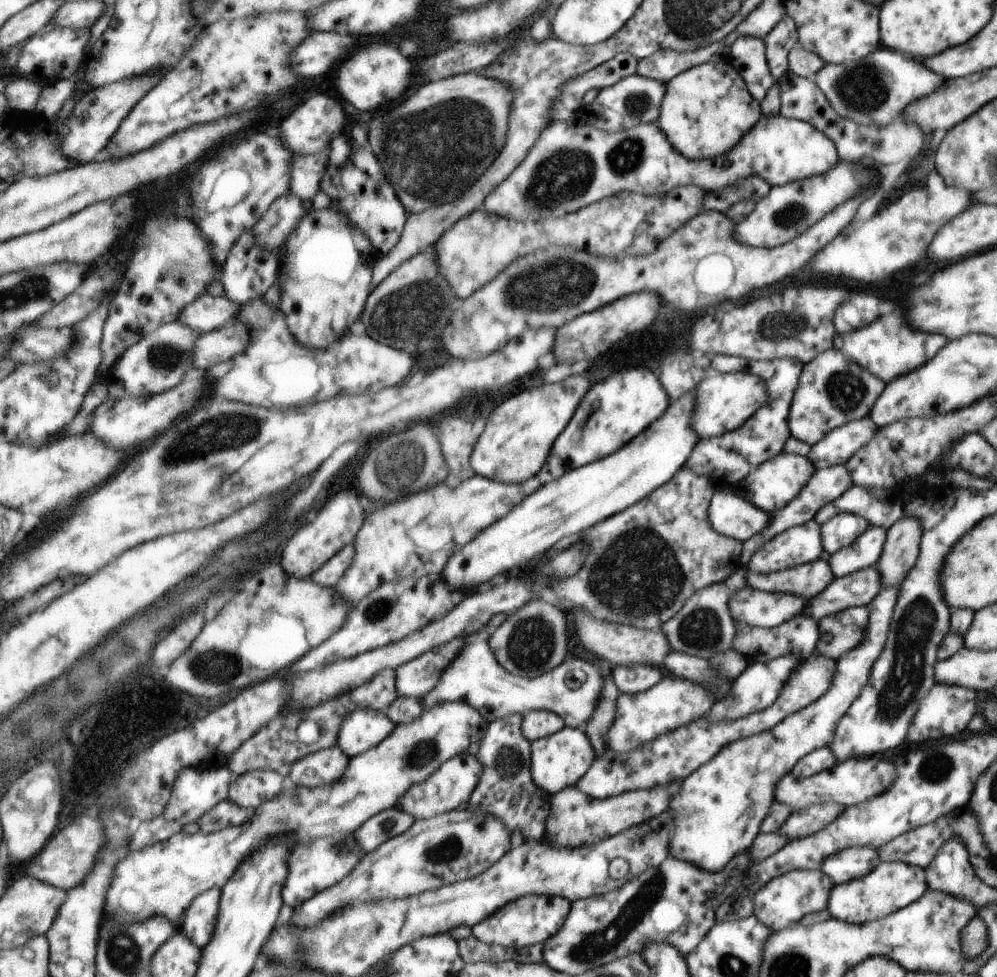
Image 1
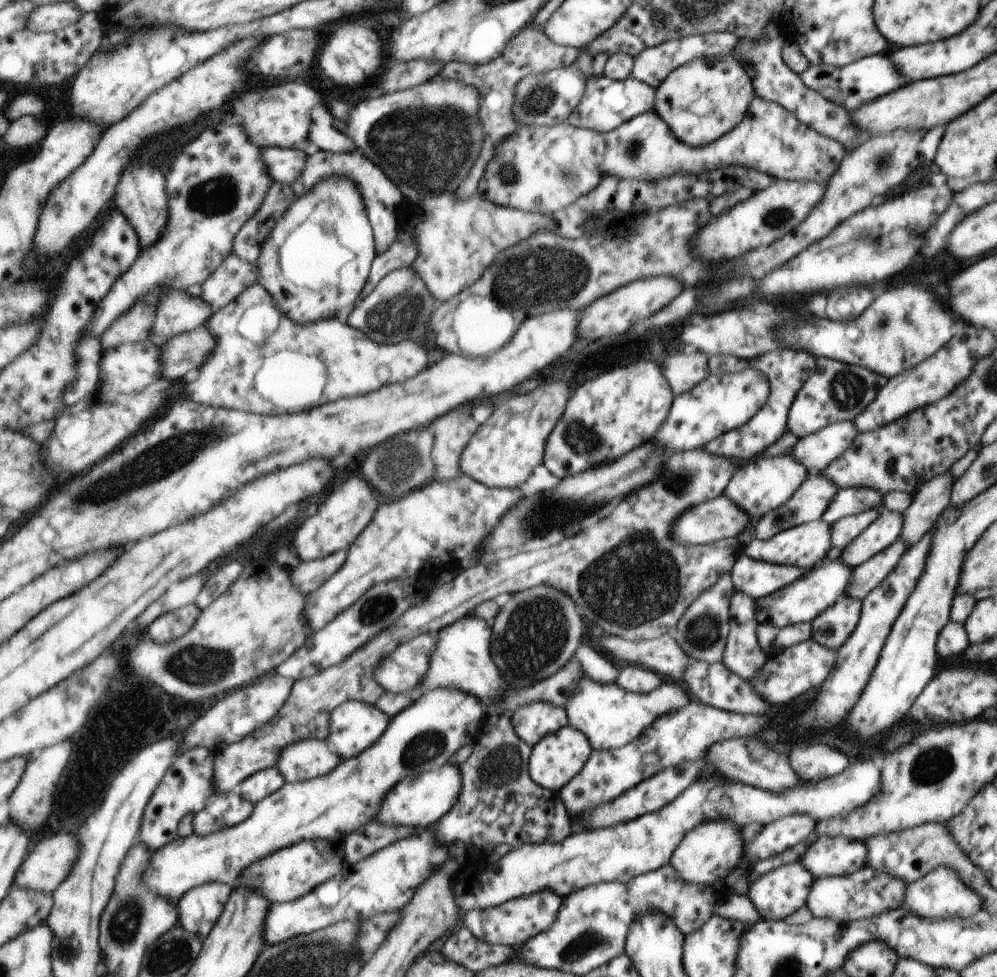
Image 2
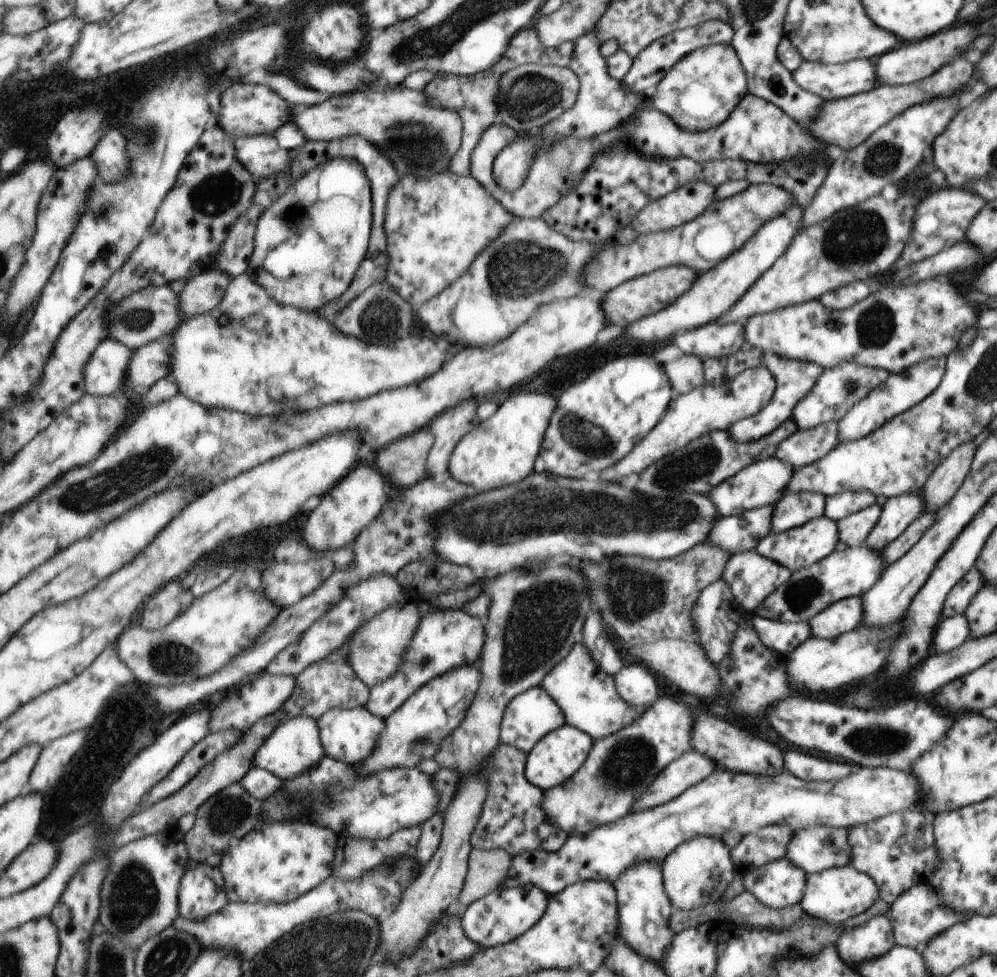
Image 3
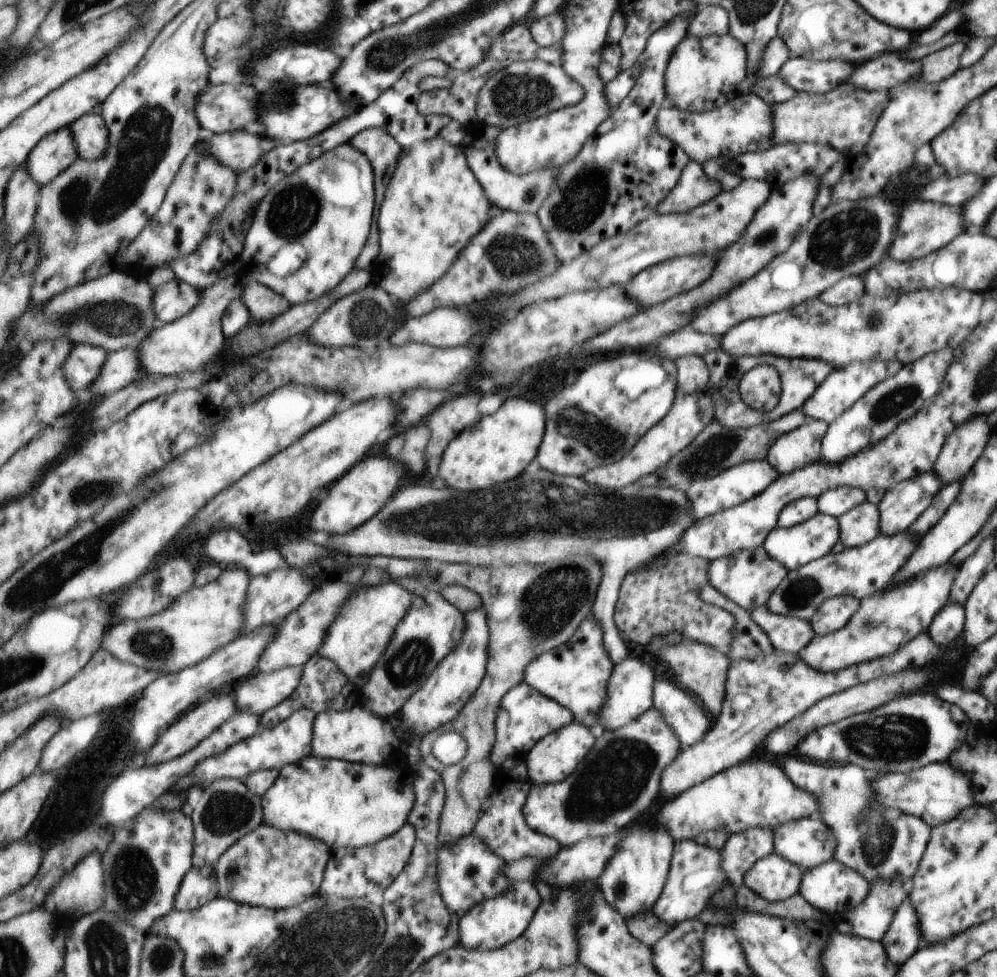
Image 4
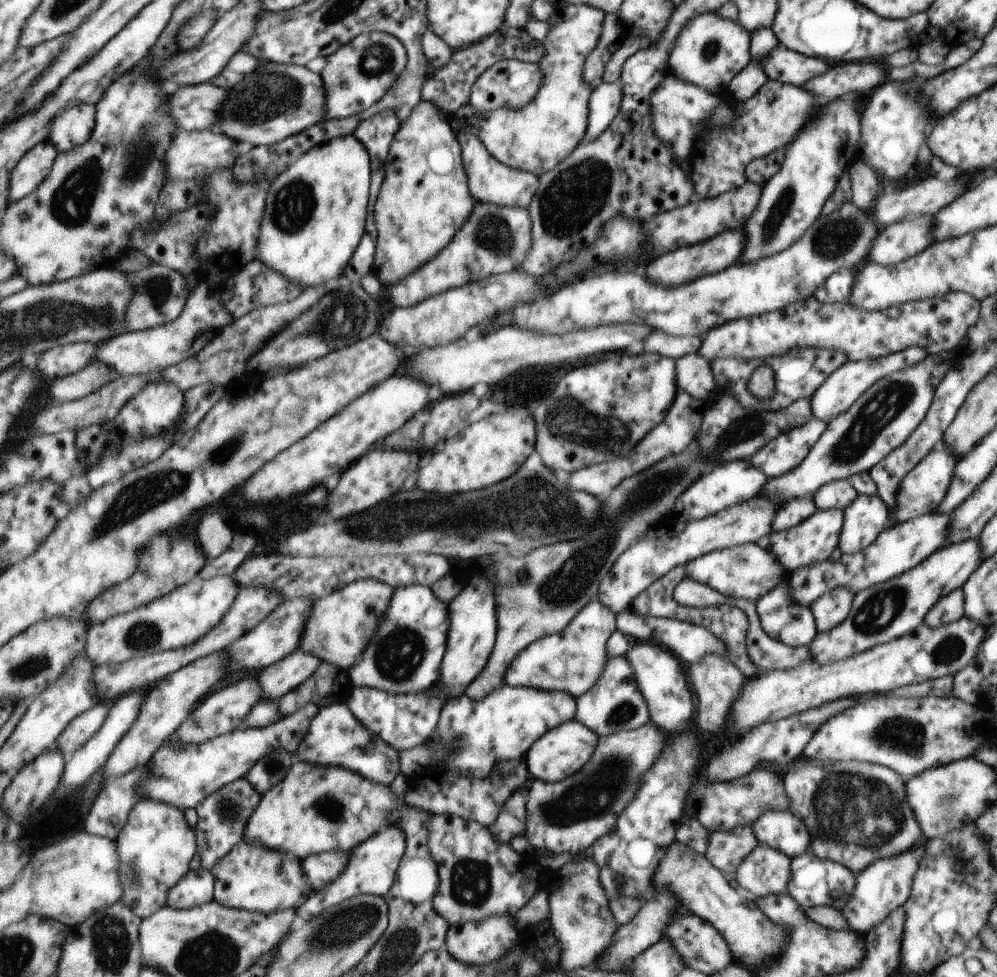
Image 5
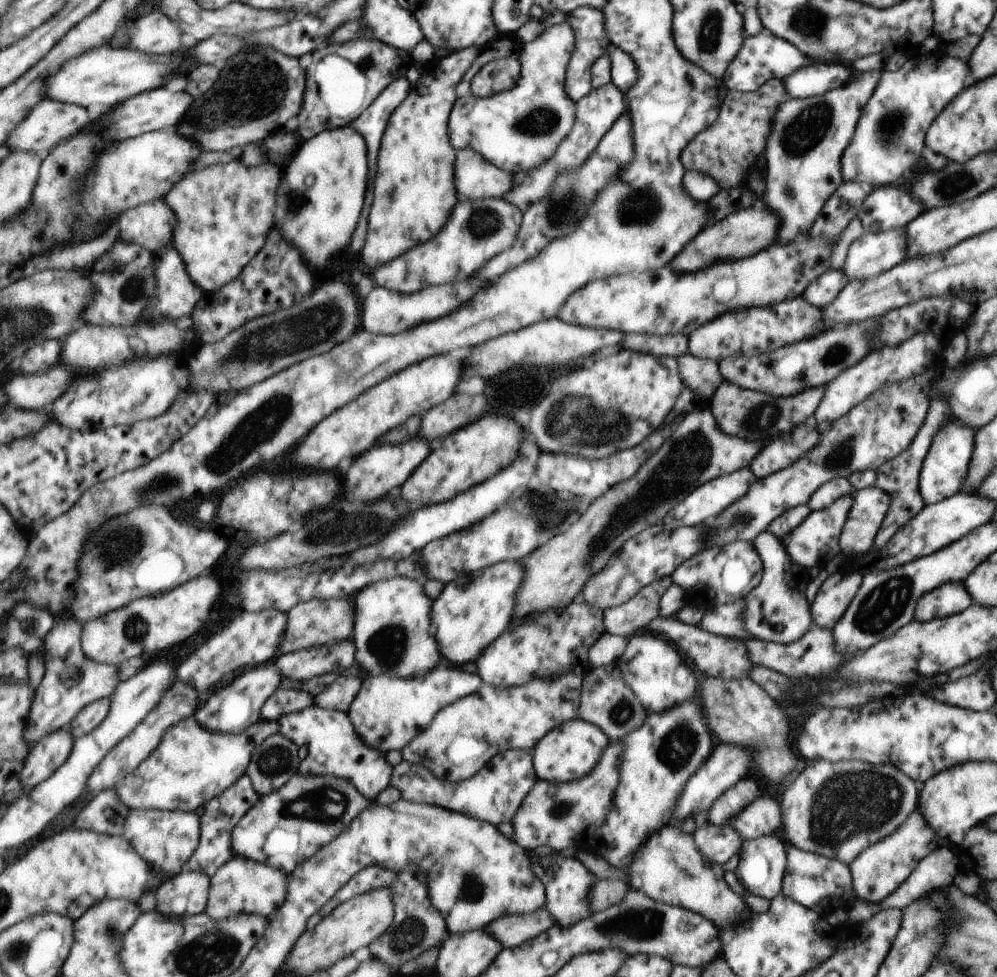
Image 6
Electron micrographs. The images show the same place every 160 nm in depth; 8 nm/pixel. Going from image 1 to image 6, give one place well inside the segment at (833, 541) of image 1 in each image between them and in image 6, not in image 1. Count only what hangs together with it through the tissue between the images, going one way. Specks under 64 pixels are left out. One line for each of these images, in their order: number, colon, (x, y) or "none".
2: (842, 532)
3: (853, 530)
4: (858, 526)
5: (865, 518)
6: (868, 511)

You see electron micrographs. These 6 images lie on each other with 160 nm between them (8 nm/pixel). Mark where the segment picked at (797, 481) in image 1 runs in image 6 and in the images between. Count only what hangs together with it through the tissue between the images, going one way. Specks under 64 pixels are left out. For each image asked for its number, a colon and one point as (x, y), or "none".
2: (763, 484)
3: (763, 482)
4: (730, 487)
5: (728, 484)
6: (704, 502)

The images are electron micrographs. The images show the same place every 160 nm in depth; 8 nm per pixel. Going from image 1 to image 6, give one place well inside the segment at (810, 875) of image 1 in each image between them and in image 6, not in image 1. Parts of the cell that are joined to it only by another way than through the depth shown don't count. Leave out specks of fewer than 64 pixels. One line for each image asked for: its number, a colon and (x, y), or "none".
2: (776, 895)
3: (778, 884)
4: (773, 878)
5: (764, 871)
6: (760, 868)

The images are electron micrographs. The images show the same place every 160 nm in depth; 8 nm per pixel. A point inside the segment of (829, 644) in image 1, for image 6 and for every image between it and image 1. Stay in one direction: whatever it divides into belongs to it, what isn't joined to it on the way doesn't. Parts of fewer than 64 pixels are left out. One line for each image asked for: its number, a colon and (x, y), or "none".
2: (835, 625)
3: (843, 616)
4: (834, 613)
5: (830, 610)
6: (837, 591)

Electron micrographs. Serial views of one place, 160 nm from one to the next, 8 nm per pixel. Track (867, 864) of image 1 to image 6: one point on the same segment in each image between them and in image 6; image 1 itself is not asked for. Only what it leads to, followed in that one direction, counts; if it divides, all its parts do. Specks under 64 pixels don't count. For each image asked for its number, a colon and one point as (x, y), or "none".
2: (828, 856)
3: (815, 848)
4: (808, 842)
5: (779, 829)
6: (762, 816)

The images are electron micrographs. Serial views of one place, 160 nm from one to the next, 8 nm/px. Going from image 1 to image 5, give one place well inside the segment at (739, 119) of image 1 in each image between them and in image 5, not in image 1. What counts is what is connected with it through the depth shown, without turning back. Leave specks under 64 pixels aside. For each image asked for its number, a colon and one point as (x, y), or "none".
2: (701, 100)
3: (702, 89)
4: (699, 70)
5: (709, 50)

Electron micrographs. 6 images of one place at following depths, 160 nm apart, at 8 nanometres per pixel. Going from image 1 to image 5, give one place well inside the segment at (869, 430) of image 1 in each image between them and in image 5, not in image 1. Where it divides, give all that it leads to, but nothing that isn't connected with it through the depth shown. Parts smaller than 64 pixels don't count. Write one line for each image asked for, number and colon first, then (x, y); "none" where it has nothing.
2: (816, 451)
3: (803, 447)
4: (800, 447)
5: (782, 453)

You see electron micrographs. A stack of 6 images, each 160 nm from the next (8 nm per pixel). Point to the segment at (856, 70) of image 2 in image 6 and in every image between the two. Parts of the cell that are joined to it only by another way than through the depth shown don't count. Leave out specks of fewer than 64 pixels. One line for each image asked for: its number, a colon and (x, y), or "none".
3: (831, 82)
4: (819, 77)
5: (788, 67)
6: (763, 56)

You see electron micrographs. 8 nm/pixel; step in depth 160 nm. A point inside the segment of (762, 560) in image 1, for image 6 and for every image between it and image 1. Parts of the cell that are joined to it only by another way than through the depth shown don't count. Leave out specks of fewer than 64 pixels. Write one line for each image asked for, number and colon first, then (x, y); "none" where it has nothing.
2: (804, 545)
3: (799, 547)
4: (794, 546)
5: (811, 541)
6: (813, 541)

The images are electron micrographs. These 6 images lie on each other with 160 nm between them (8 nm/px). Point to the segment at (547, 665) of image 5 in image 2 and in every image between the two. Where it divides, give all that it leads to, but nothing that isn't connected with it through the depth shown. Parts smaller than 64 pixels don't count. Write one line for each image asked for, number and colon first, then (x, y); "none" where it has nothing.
2: (610, 717)
3: (588, 697)
4: (576, 675)

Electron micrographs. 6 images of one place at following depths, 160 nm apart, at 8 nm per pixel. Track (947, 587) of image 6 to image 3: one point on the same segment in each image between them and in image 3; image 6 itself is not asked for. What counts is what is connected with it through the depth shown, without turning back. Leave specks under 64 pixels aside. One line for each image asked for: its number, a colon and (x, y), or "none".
3: (952, 632)
4: (949, 621)
5: (951, 607)

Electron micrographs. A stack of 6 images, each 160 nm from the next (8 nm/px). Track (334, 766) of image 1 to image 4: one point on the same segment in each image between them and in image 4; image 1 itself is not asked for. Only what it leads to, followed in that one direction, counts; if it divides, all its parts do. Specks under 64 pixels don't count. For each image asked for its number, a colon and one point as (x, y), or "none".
2: (311, 758)
3: (296, 747)
4: (287, 743)

